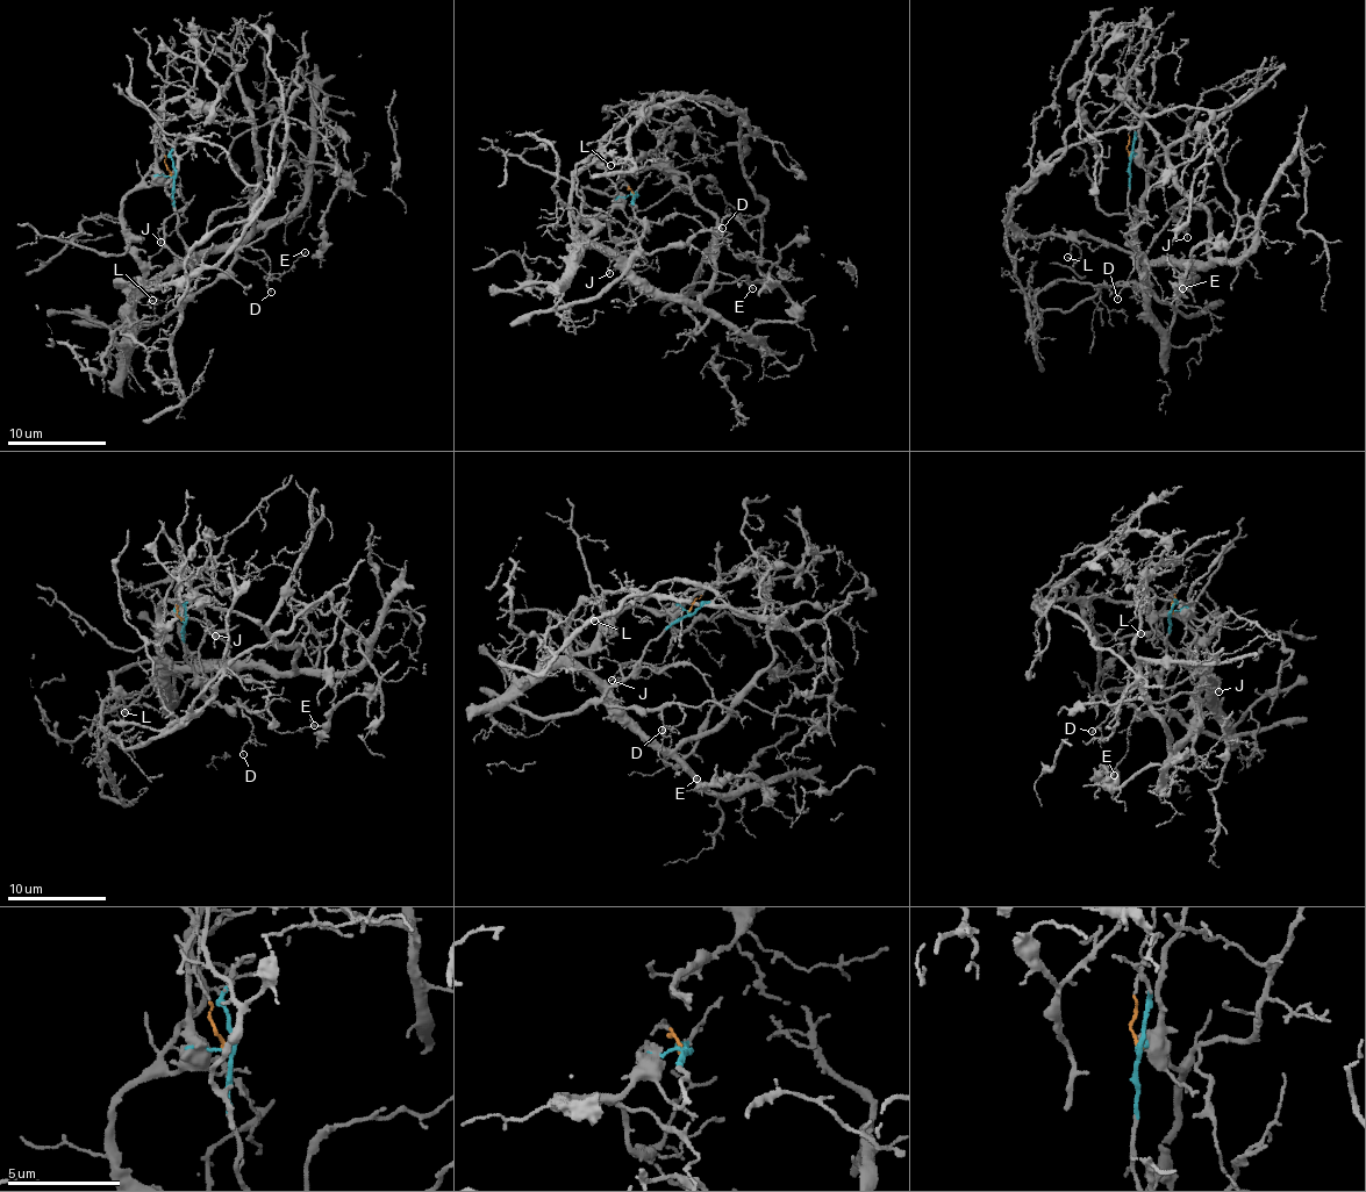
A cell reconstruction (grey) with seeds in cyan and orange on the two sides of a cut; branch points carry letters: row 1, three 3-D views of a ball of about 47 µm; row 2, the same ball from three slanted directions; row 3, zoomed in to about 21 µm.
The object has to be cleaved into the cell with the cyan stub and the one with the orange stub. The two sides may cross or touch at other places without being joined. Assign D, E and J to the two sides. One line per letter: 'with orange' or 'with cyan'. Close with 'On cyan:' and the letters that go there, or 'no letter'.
D: with cyan
E: with cyan
J: with cyan
On cyan: D, E, J

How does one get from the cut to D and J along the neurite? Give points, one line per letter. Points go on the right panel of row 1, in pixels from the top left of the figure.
D: (1130, 158), (1128, 214), (1139, 278), (1148, 285), (1144, 256), (1136, 251), (1116, 299)
J: (1130, 158), (1128, 214), (1136, 252), (1148, 248), (1168, 222), (1179, 221), (1186, 238)

